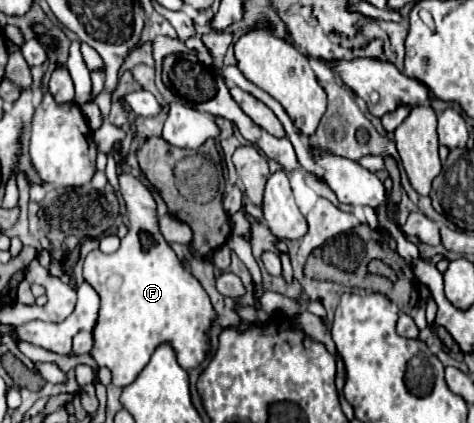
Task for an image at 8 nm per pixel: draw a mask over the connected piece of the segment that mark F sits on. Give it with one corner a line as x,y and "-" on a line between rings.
120,173
120,193
128,211
128,233
122,239
122,245
116,253
106,255
100,249
92,251
86,261
84,261
84,279
94,287
94,291
100,297
100,317
94,327
94,347
92,347
92,357
100,367
108,367
112,371
112,383
118,387
126,387
136,381
140,371
146,367
150,361
150,355
154,349
170,341
178,363
186,369
192,371
198,365
204,363
206,355
210,353
210,337
208,331
216,321
216,311
210,303
210,297
198,283
198,279
184,269
176,253
172,251
170,243
164,239
160,231
160,217
156,213
156,201
152,193
142,185
140,179
136,179
130,173

